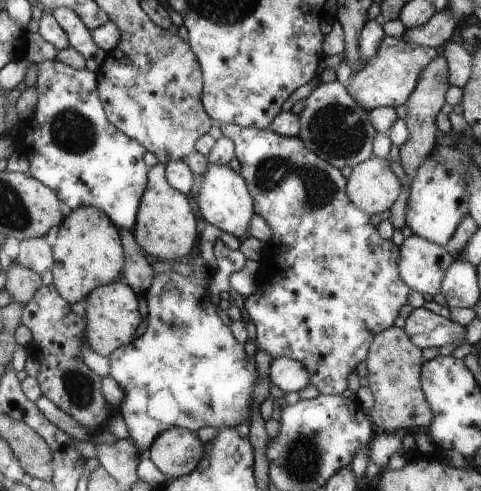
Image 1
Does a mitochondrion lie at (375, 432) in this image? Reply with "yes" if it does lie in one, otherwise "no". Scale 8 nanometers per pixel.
no

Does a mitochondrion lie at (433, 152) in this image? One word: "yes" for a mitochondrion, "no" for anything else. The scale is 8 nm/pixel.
no

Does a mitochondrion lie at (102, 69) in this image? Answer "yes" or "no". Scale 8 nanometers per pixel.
no

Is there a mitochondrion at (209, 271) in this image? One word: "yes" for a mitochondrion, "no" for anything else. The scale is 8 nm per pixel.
no

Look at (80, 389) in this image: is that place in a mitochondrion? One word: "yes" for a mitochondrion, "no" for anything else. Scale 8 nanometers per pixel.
yes

